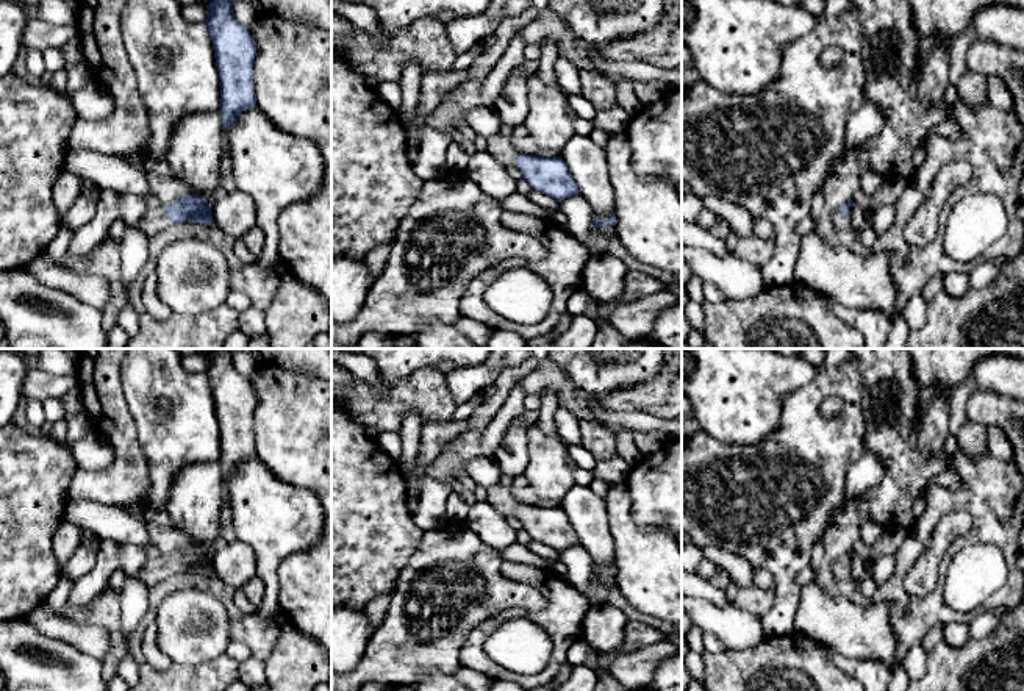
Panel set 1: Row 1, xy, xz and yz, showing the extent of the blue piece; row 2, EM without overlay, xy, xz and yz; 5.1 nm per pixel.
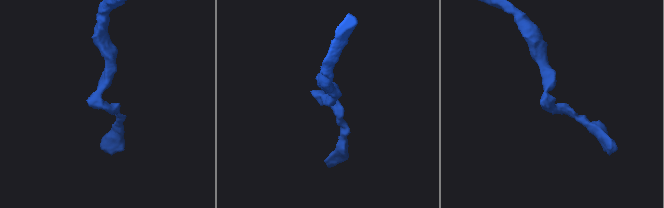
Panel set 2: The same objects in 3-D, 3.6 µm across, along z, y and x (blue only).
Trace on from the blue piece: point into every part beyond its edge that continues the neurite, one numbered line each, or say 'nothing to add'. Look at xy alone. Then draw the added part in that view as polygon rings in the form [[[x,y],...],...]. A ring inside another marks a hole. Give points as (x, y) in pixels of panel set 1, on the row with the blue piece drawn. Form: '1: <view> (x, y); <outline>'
1: xy (155, 221); [[[161,205],[147,209],[145,216],[139,224],[139,228],[147,238],[152,238],[167,230],[170,225],[172,222],[166,214],[164,206]]]

